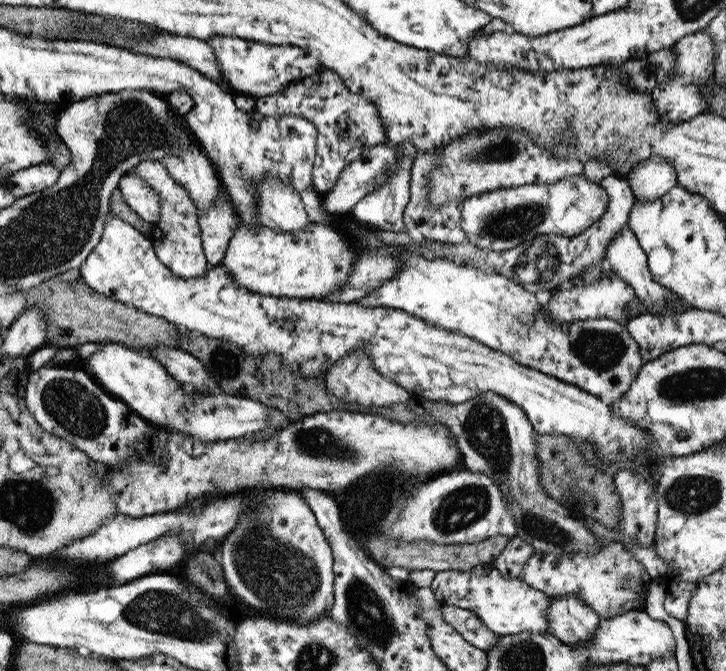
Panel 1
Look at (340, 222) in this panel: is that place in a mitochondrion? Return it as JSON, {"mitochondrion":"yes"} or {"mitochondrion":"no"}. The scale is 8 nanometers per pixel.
{"mitochondrion":"no"}

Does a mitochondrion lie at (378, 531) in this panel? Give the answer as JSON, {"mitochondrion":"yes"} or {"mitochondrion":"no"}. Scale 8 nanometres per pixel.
{"mitochondrion":"no"}

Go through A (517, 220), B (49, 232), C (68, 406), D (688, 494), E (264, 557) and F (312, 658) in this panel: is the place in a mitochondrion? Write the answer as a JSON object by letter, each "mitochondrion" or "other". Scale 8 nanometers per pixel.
{"A":"mitochondrion","B":"mitochondrion","C":"mitochondrion","D":"mitochondrion","E":"mitochondrion","F":"mitochondrion"}

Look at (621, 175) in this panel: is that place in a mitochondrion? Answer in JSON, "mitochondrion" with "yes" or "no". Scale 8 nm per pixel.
{"mitochondrion":"no"}

